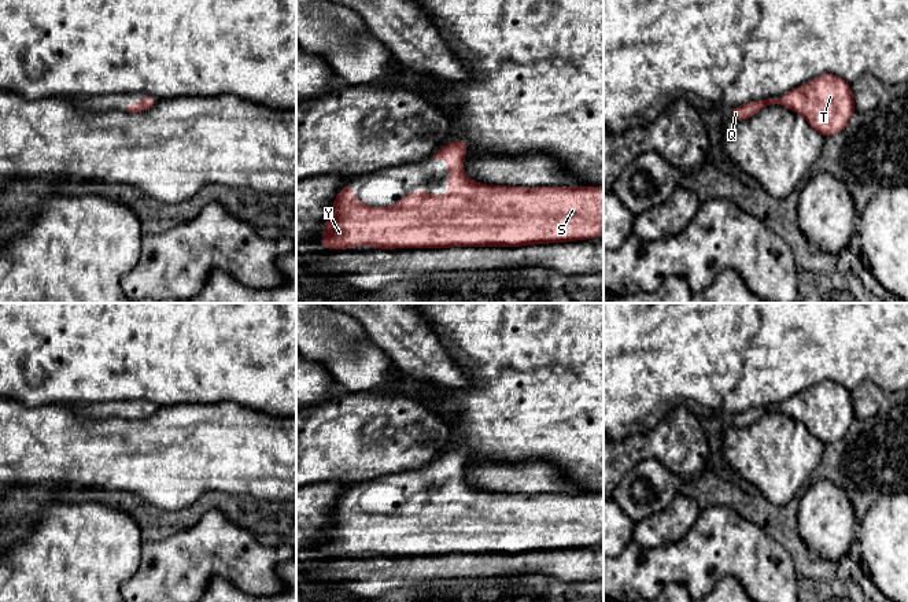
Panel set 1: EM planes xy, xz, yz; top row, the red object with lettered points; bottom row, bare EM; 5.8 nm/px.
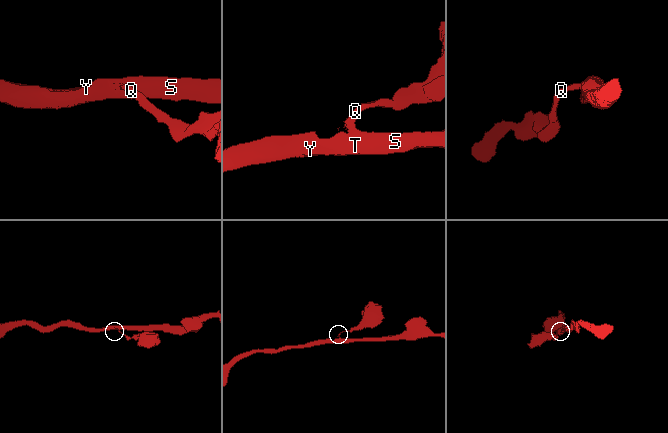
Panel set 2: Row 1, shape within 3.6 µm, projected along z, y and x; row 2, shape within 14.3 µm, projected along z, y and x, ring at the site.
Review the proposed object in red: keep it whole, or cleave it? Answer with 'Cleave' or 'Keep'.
Keep

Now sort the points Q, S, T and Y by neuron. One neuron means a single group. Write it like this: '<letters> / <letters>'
Q S T Y

